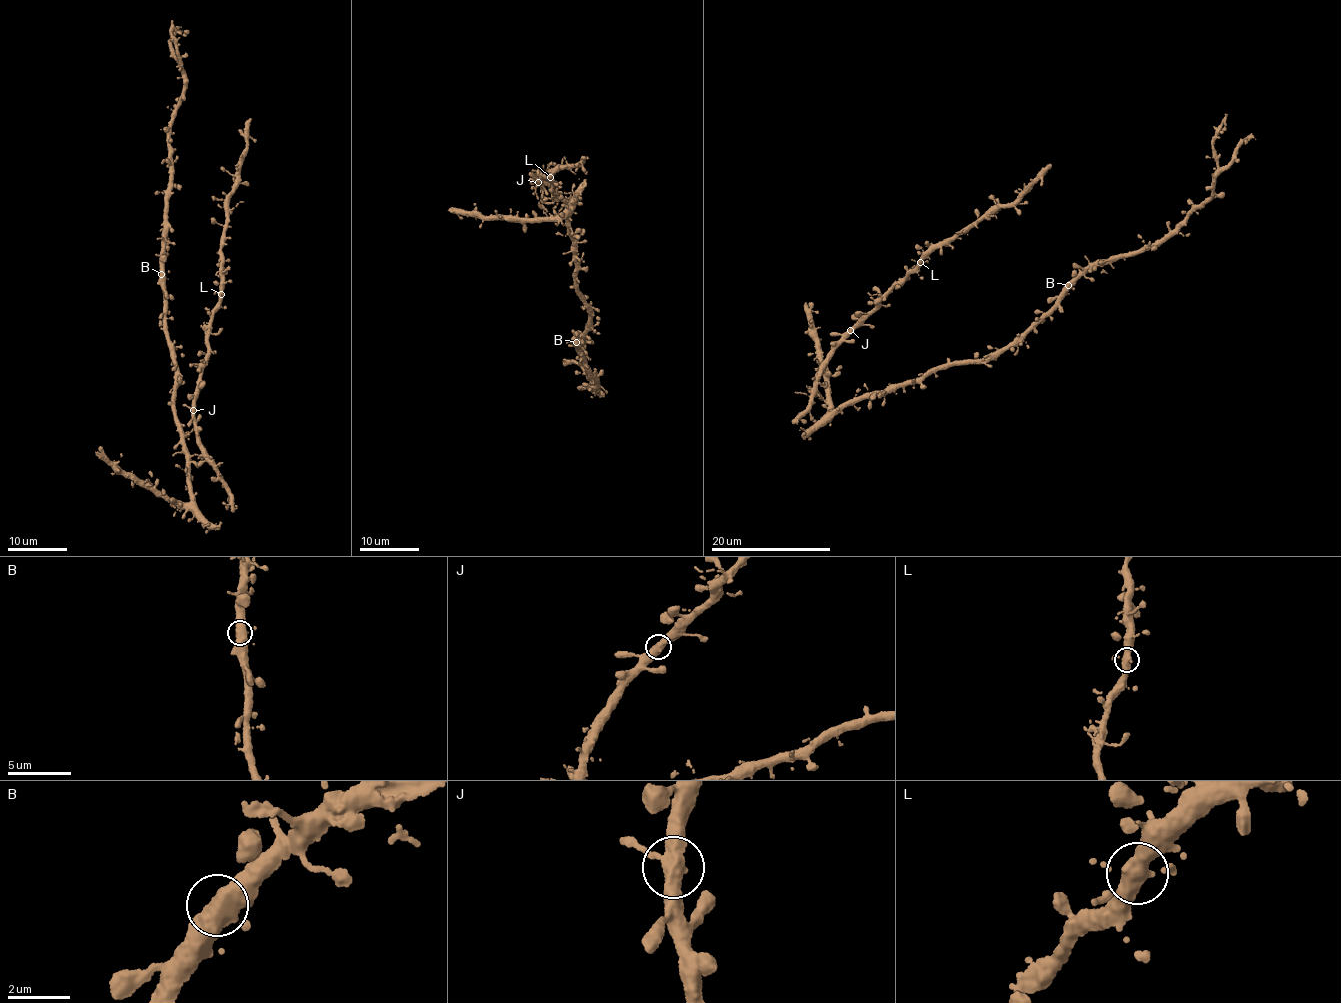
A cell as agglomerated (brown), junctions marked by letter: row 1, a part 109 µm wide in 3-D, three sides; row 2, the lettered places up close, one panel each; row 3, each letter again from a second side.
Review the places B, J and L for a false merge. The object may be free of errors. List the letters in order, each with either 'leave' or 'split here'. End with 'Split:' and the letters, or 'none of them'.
B: leave
J: leave
L: leave
Split: none of them

